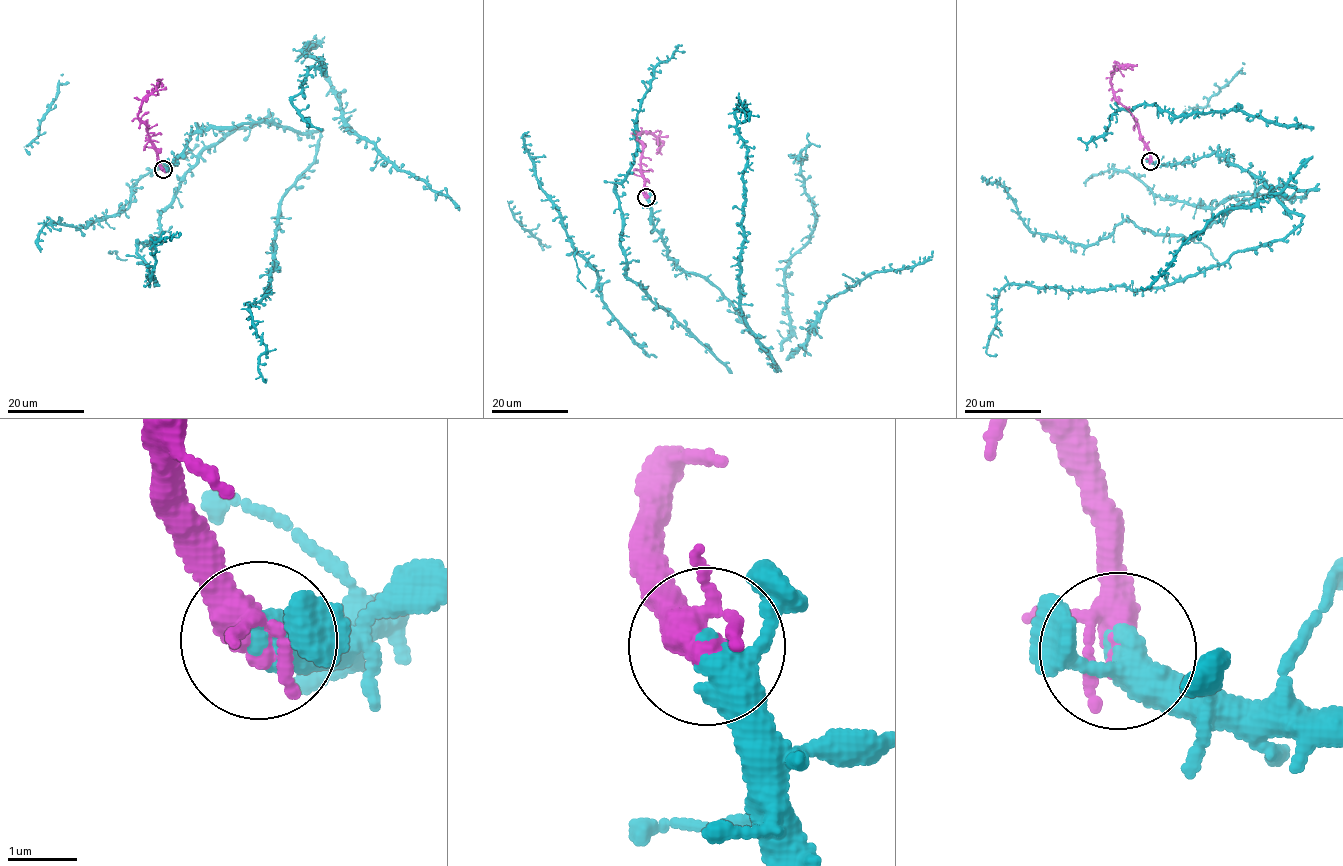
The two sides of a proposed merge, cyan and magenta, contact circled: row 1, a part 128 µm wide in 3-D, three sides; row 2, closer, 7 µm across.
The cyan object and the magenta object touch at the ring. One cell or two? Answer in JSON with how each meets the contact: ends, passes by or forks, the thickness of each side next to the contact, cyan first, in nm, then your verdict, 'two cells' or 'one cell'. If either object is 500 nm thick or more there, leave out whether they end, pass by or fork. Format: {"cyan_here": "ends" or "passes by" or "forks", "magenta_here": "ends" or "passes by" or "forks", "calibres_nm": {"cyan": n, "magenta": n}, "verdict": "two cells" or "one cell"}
{"cyan_here": "passes by", "magenta_here": "forks", "calibres_nm": {"cyan": 380, "magenta": 320}, "verdict": "one cell"}

